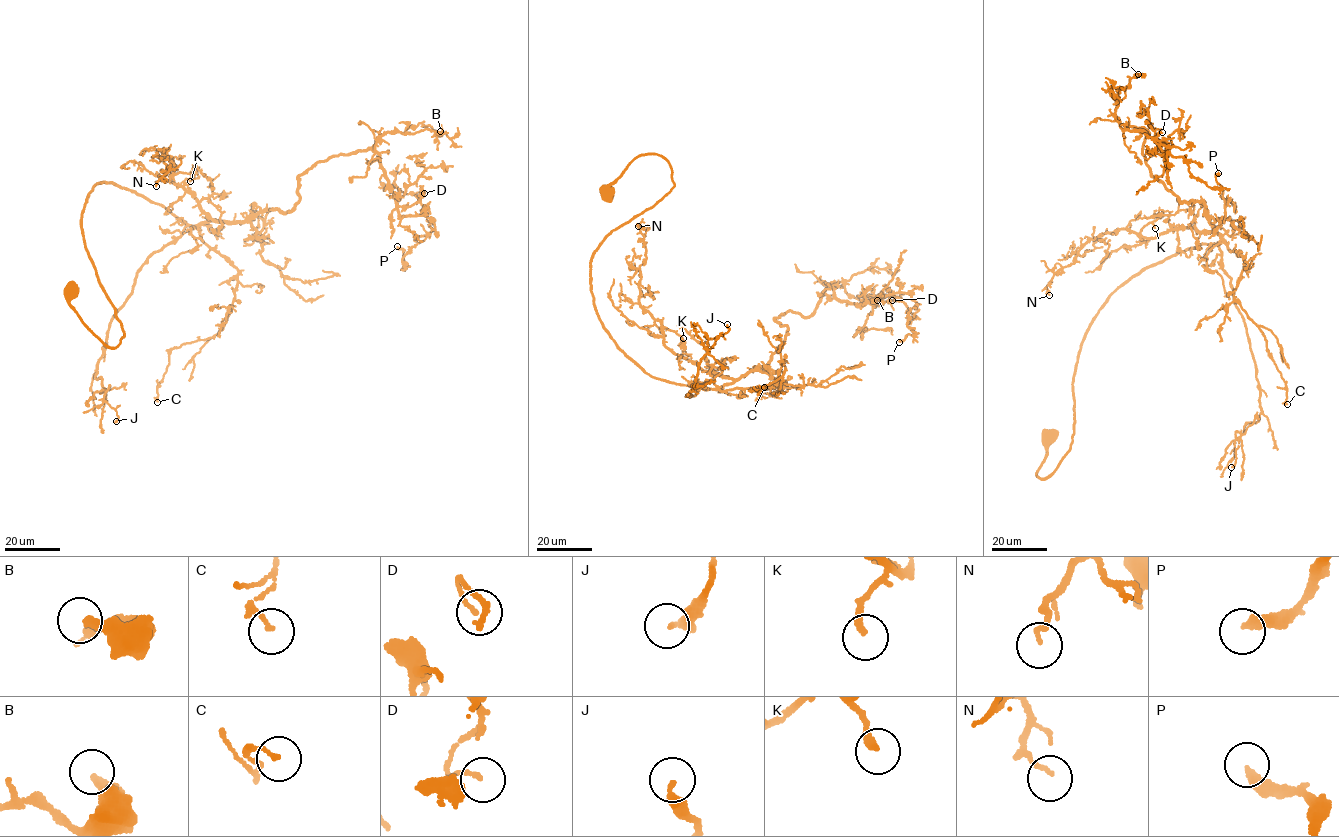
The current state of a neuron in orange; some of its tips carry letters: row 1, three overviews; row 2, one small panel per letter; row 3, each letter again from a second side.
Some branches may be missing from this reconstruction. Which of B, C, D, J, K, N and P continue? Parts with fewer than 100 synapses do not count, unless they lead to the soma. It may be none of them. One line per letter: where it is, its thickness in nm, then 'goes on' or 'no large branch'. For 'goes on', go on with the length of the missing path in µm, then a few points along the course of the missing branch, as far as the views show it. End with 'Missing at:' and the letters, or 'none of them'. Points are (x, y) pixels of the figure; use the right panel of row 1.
B: (1138, 74) | 280 nm | no large branch
C: (1287, 404) | 140 nm | no large branch
D: (1162, 132) | 110 nm | no large branch
J: (1231, 467) | 320 nm | no large branch
K: (1155, 228) | 220 nm | no large branch
N: (1049, 295) | 110 nm | no large branch
P: (1218, 173) | 320 nm | no large branch
Missing at: none of them

